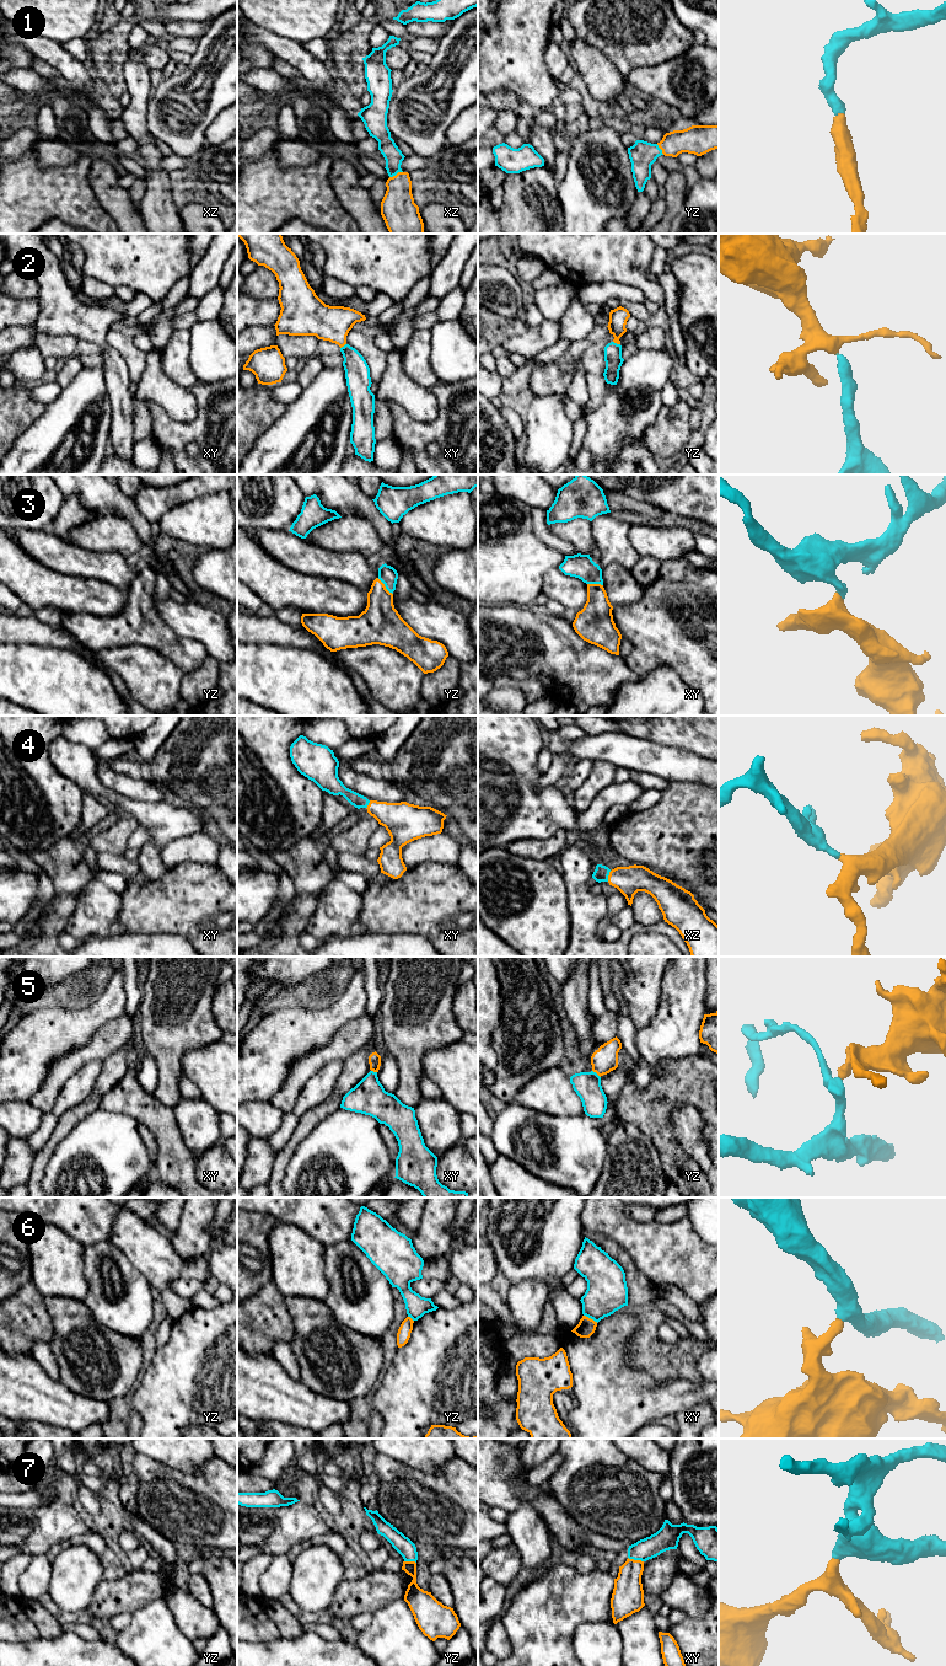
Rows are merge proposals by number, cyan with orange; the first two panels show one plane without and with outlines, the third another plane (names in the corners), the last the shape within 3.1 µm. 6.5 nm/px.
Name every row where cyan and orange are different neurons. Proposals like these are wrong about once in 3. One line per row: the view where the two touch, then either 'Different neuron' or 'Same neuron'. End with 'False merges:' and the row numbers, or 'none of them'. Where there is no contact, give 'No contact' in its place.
1: Touches cyan in xz. Same neuron
2: Touches cyan in yz. Same neuron
3: Touches cyan in yz. Same neuron
4: Touches cyan in xz. Same neuron
5: Touches cyan in yz. Same neuron
6: Touches cyan in xy. Different neuron
7: Touches cyan in xy. Same neuron
False merges: 6

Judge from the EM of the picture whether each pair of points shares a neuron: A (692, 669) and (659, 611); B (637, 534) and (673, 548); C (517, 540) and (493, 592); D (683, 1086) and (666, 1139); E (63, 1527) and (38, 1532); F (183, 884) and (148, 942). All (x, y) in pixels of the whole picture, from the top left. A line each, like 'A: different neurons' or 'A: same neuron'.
A: same neuron
B: same neuron
C: same neuron
D: same neuron
E: same neuron
F: different neurons

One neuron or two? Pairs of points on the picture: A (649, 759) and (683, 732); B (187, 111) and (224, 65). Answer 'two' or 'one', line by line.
A: two
B: one

